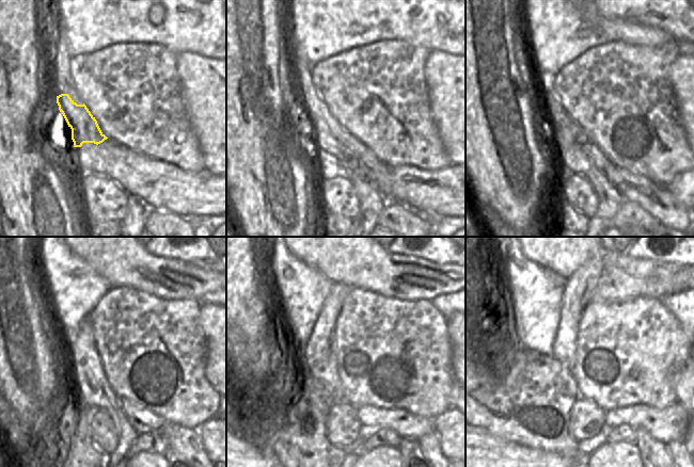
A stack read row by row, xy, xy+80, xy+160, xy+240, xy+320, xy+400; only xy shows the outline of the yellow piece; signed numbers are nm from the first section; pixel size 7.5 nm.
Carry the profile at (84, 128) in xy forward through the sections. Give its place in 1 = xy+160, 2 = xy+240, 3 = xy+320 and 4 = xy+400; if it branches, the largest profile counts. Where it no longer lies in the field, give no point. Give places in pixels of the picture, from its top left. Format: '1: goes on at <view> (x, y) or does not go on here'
1: goes on at xy+160 (601, 162)
2: goes on at xy+240 (142, 420)
3: goes on at xy+320 (407, 424)
4: goes on at xy+400 (671, 423)

